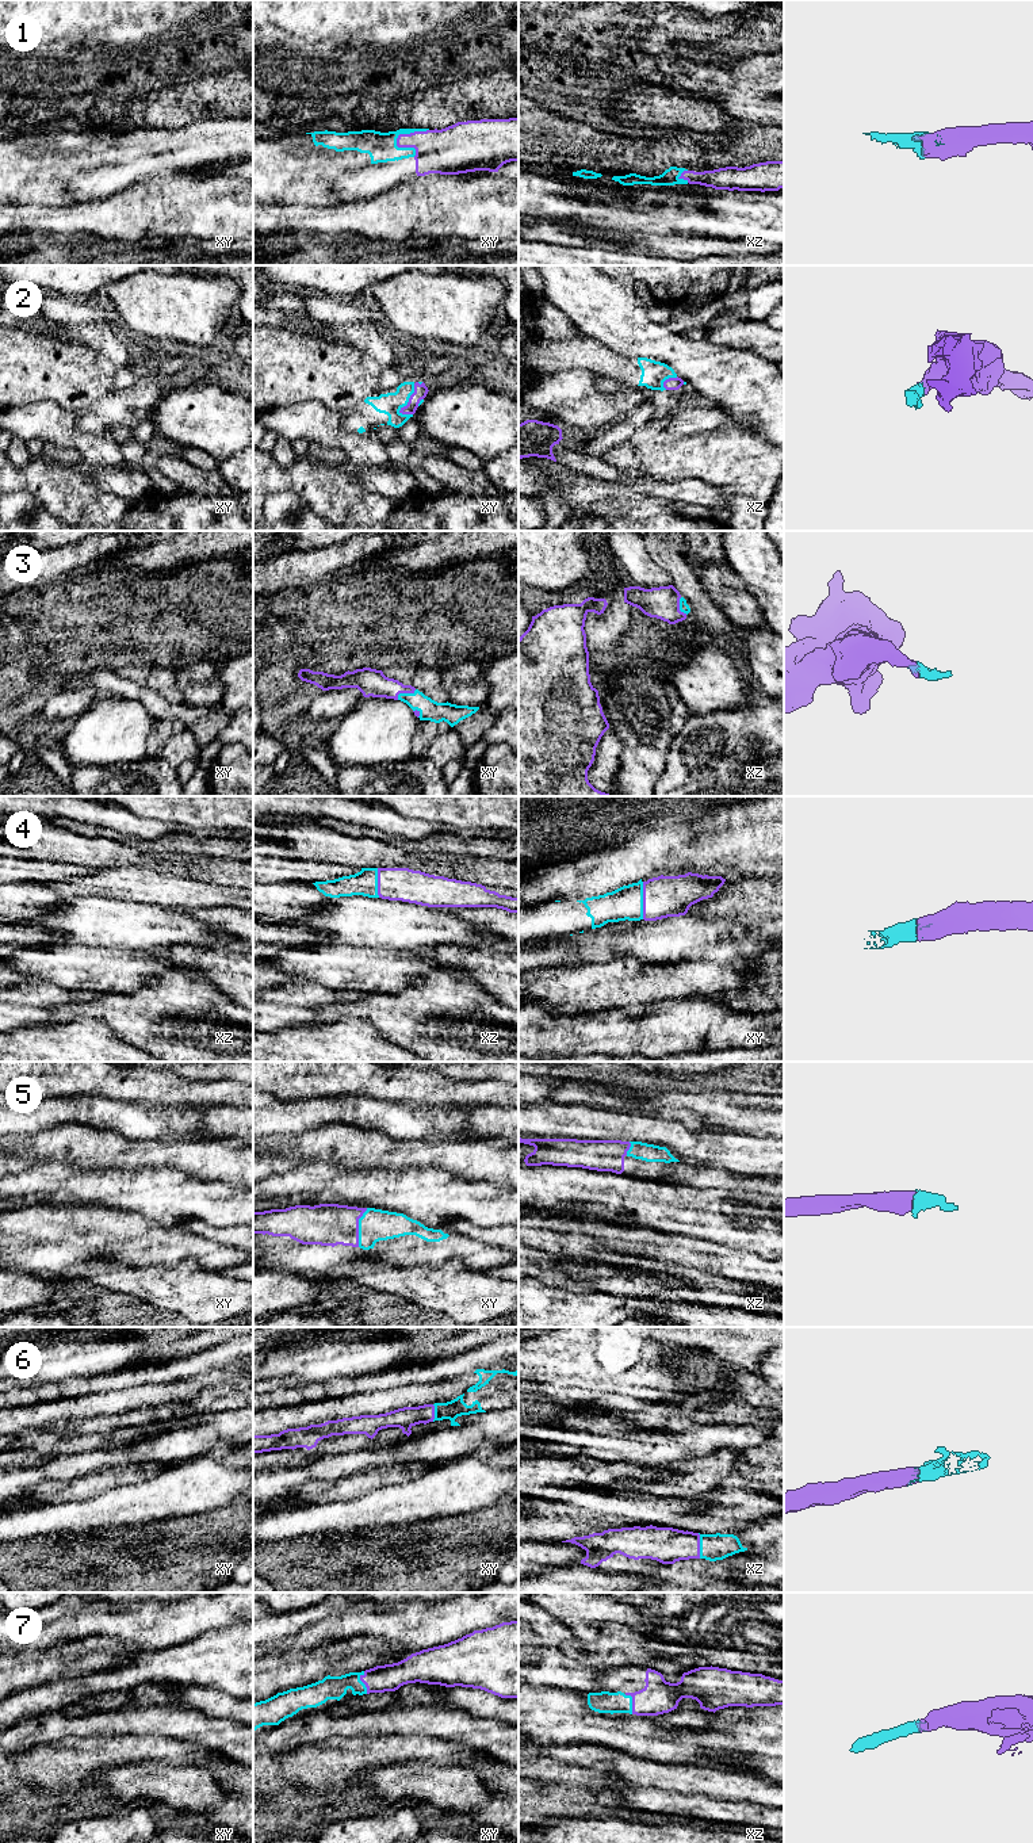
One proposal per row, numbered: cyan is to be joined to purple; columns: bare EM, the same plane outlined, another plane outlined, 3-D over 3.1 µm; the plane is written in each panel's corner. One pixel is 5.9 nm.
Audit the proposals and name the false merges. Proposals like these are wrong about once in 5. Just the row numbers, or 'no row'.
no row

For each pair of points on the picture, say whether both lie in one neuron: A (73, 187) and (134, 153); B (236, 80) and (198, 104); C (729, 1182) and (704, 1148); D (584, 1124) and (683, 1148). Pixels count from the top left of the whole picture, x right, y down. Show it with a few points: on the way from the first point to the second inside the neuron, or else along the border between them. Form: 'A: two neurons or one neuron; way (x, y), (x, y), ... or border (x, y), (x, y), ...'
A: one neuron; way (85, 171), (103, 153), (118, 153)
B: one neuron; way (226, 90), (218, 98), (207, 102)
C: two neurons; border (712, 1166), (727, 1173)
D: one neuron; way (608, 1124), (658, 1131)

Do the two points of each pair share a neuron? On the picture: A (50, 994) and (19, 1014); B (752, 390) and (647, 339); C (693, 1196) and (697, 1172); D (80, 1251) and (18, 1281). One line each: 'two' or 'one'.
A: one
B: one
C: two
D: two

